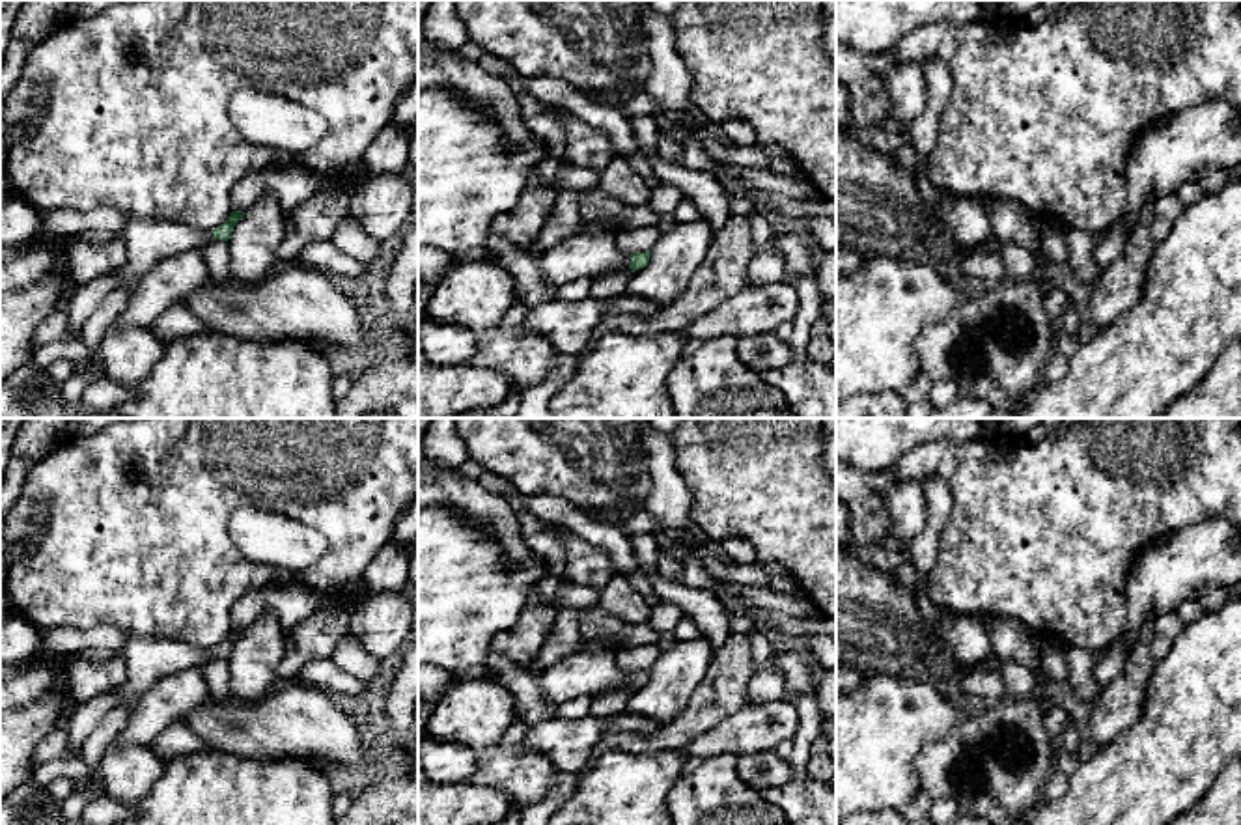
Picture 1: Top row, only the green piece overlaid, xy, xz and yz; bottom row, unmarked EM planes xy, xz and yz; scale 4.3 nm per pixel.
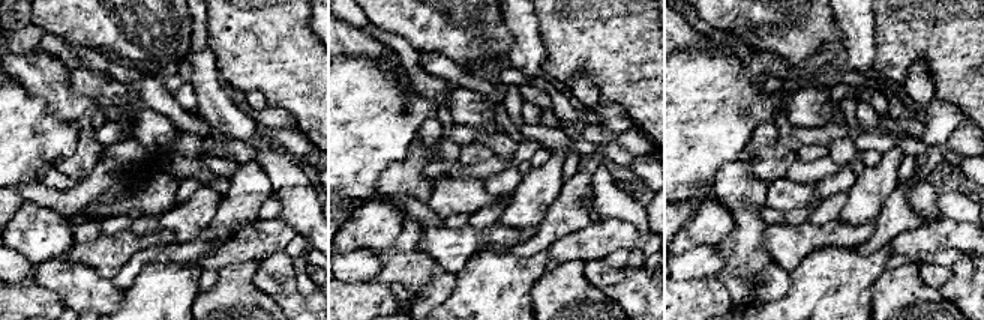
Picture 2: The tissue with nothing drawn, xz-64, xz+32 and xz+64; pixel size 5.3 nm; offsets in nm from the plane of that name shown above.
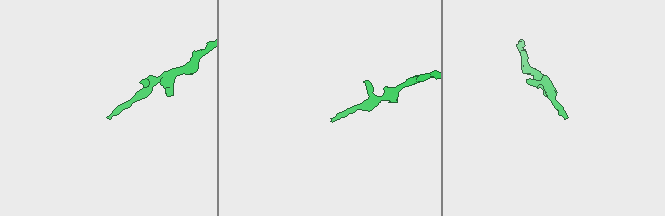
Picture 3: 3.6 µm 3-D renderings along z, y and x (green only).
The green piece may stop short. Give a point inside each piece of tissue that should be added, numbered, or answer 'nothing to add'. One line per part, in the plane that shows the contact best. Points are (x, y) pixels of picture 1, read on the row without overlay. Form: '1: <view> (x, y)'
1: xz (588, 672)

